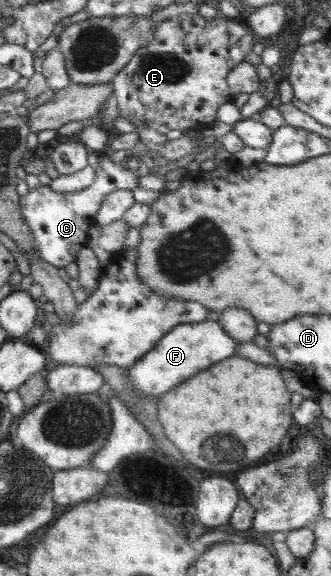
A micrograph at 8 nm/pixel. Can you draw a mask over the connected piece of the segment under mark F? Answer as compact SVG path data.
M210 319L199 323L179 324L169 330L140 360L125 369L137 393L158 398L166 390L192 378L200 370L235 355L239 342L224 332L220 323Z

